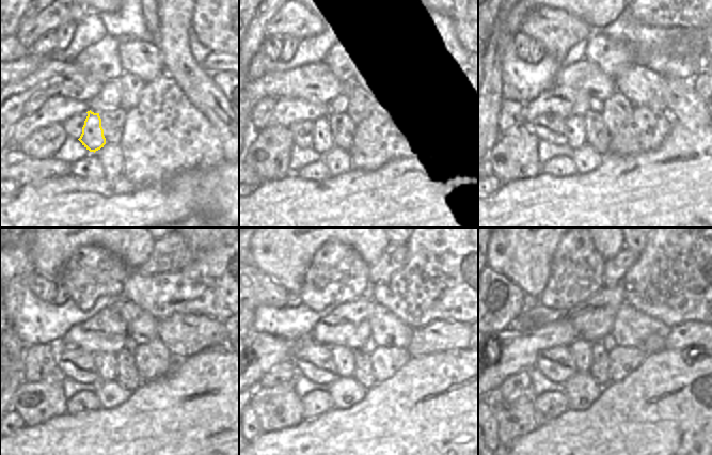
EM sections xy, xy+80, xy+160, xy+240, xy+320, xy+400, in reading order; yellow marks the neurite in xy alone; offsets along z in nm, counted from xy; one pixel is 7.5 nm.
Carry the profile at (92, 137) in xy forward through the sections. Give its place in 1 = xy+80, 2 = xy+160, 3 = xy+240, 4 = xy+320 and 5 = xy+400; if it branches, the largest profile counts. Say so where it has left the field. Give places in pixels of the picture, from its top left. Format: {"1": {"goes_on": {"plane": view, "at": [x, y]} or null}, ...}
{"1": {"goes_on": {"plane": "xy+80", "at": [331, 143]}}, "2": {"goes_on": {"plane": "xy+160", "at": [575, 132]}}, "3": {"goes_on": {"plane": "xy+240", "at": [106, 362]}}, "4": {"goes_on": {"plane": "xy+320", "at": [344, 358]}}, "5": {"goes_on": {"plane": "xy+400", "at": [581, 350]}}}

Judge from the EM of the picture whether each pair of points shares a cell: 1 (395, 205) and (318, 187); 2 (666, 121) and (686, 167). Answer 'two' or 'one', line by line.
1: one
2: two

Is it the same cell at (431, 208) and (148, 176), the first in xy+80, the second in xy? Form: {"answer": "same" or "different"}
{"answer": "different"}

